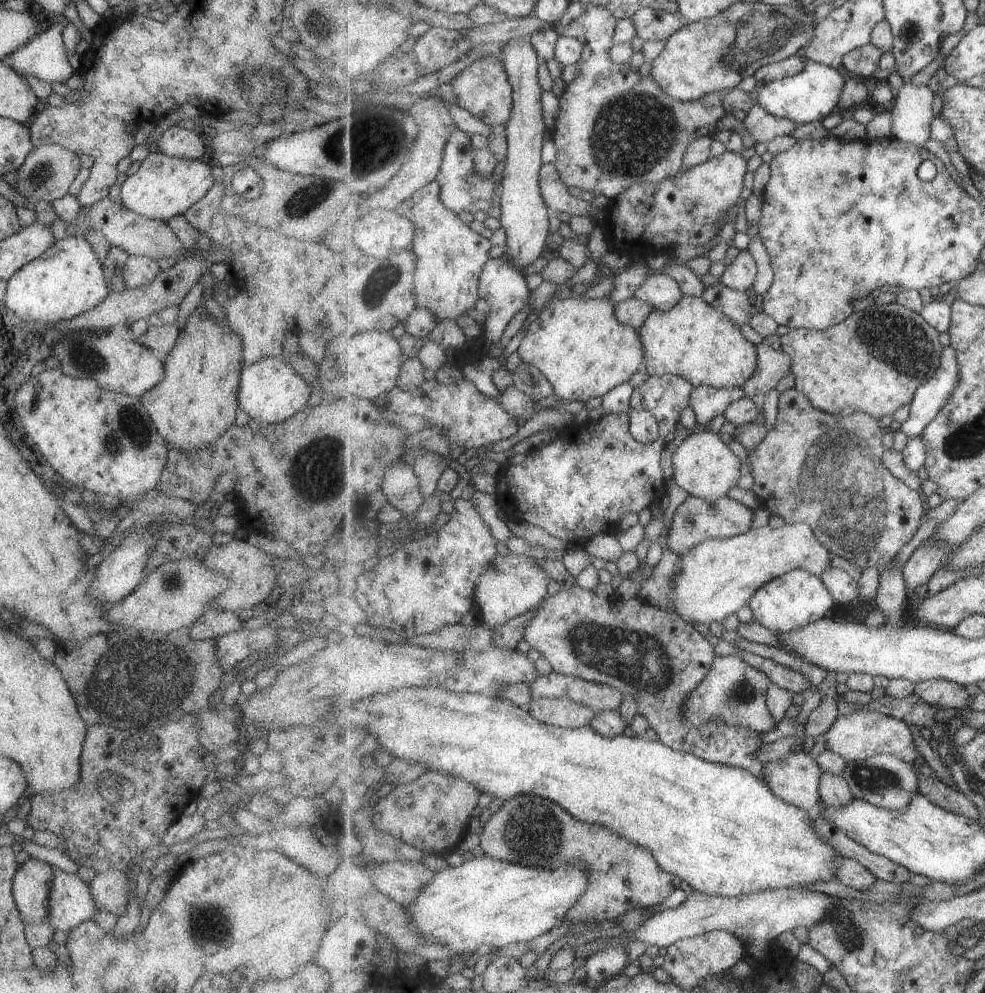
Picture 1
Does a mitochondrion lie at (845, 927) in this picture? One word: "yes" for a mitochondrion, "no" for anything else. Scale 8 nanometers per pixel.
yes

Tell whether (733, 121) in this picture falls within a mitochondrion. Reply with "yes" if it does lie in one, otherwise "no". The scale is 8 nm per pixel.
no

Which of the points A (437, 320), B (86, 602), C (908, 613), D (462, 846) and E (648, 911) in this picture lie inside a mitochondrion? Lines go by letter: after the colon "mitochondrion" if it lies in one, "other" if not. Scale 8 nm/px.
A: other
B: other
C: other
D: other
E: other

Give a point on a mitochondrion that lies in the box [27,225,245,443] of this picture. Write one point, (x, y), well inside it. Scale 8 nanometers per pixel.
(85, 361)

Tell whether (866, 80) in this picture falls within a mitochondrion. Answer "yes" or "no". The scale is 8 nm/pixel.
no

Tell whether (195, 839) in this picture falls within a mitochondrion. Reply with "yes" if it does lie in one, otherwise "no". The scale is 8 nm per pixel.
no

